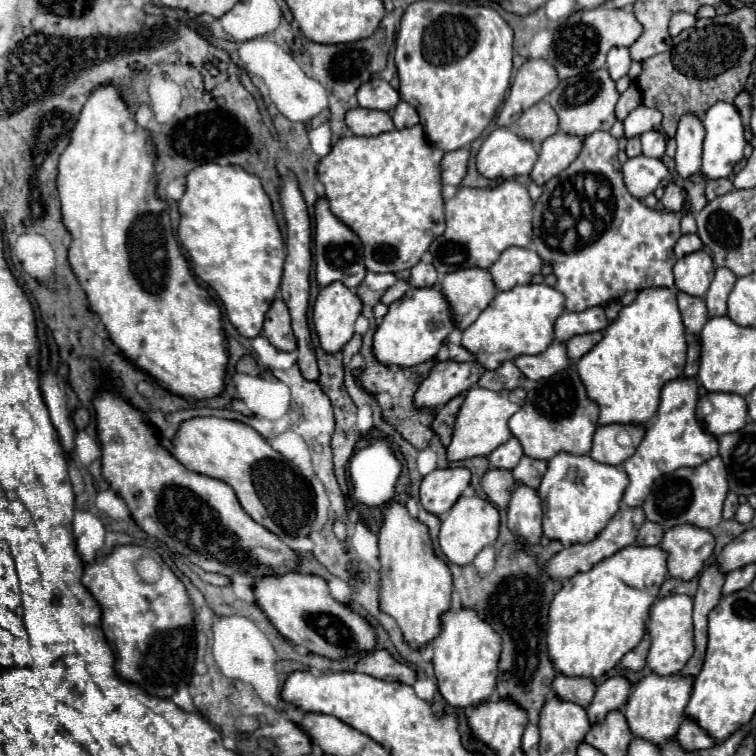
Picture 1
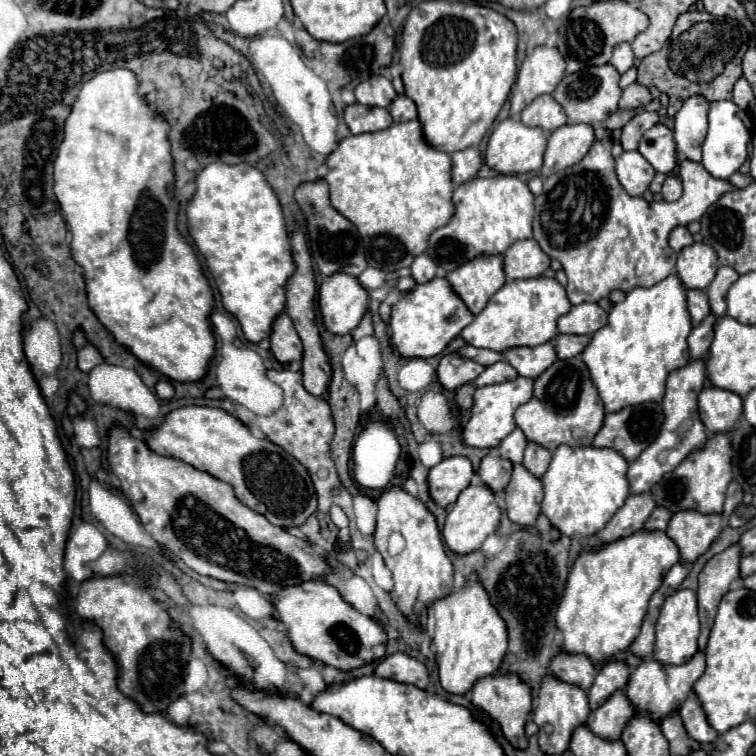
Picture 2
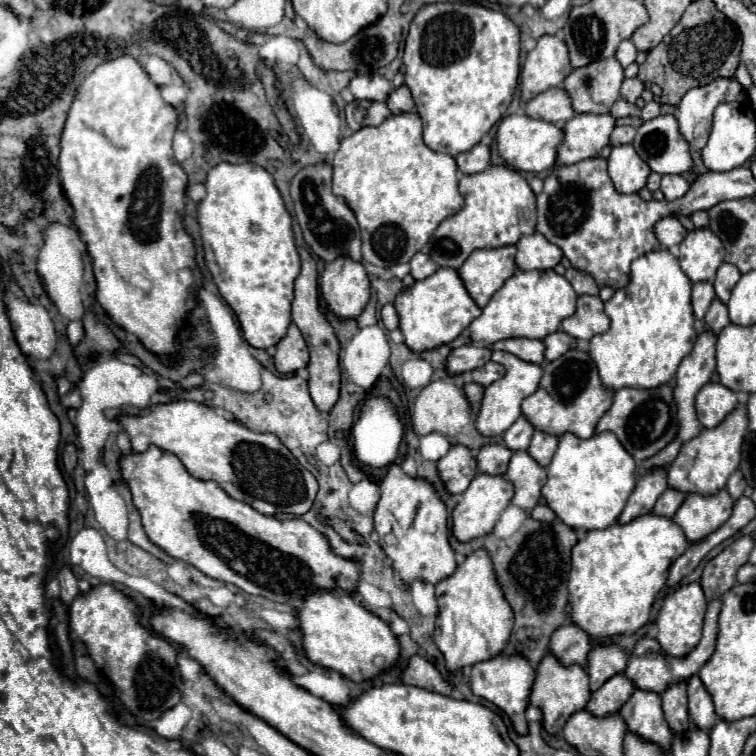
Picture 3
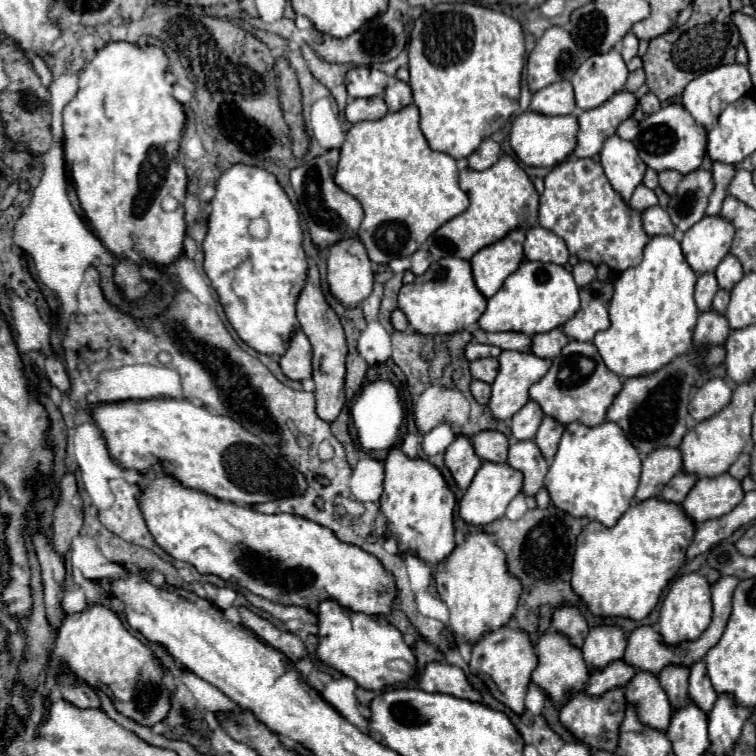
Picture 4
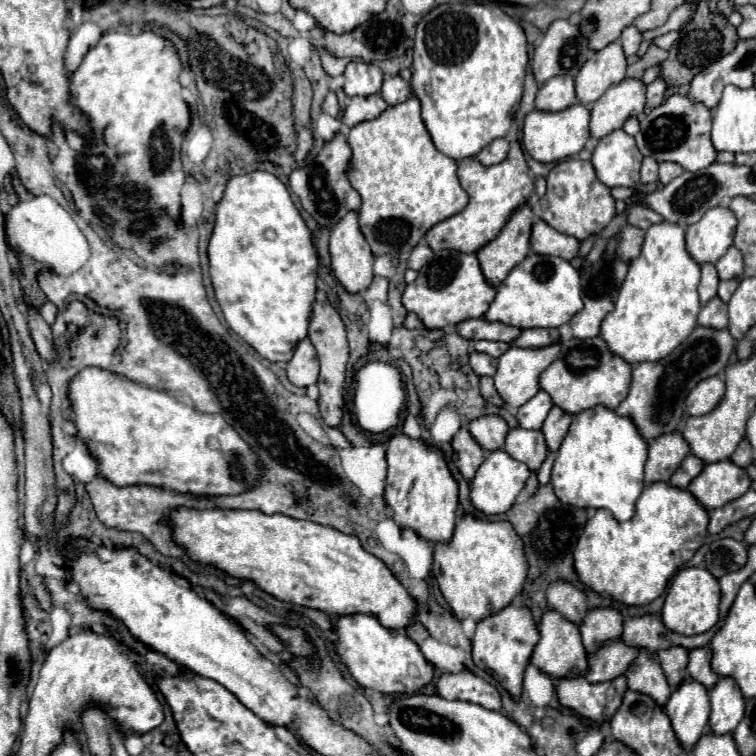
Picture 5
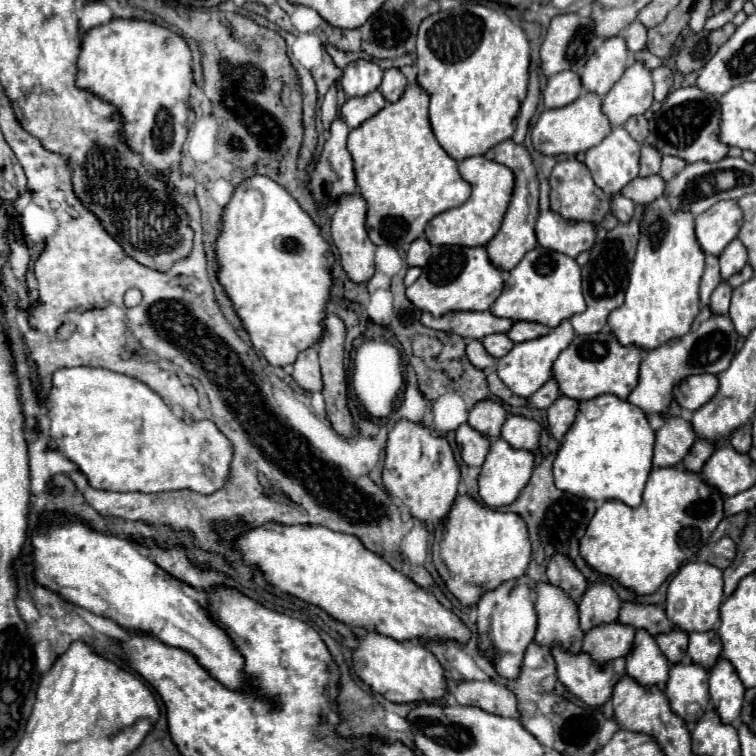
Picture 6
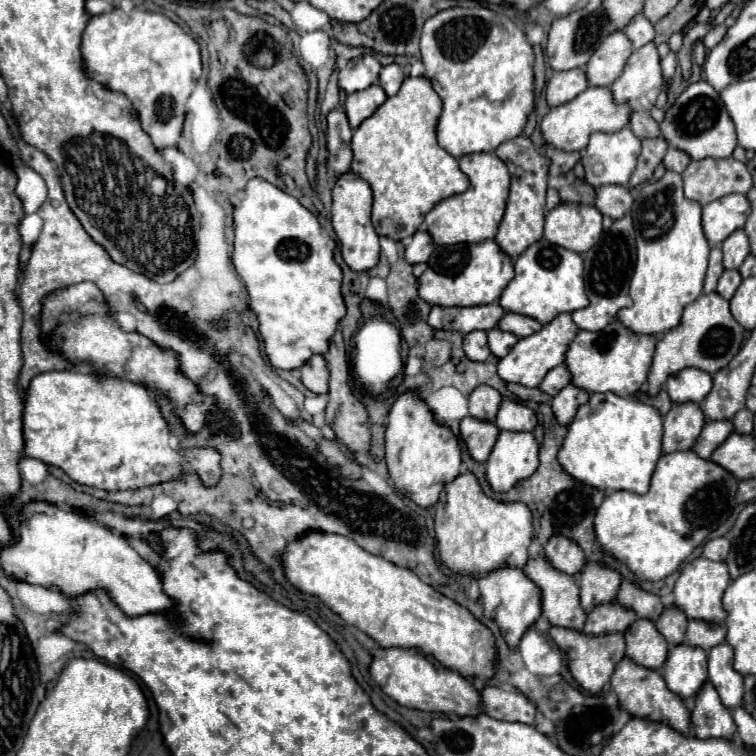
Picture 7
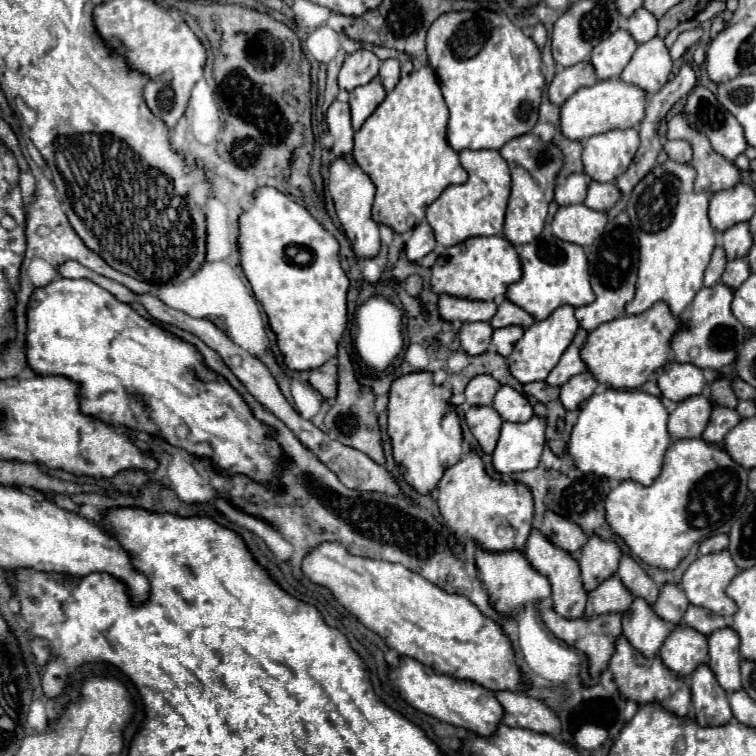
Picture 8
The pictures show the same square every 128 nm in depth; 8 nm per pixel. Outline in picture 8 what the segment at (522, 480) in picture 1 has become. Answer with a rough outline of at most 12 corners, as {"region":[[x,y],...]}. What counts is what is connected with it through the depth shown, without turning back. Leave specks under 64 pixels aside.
{"region":[[590,372],[572,376],[560,390],[566,408],[578,408],[594,394]]}

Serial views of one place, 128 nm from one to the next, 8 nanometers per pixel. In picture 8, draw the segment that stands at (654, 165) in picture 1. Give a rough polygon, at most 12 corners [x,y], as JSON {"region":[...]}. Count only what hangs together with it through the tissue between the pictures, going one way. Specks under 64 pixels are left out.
{"region":[[638,130],[584,140],[584,172],[614,182],[638,150]]}

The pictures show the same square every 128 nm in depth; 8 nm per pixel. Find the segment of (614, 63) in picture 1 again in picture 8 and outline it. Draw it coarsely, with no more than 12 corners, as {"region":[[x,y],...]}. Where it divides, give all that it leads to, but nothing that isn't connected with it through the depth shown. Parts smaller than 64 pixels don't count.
{"region":[[646,8],[626,18],[638,44],[656,36],[658,20]]}

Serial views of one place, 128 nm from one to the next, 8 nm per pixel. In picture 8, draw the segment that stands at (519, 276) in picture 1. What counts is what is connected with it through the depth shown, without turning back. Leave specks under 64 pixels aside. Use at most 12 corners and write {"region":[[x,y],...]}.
{"region":[[560,206],[552,232],[590,246],[608,224],[606,212]]}

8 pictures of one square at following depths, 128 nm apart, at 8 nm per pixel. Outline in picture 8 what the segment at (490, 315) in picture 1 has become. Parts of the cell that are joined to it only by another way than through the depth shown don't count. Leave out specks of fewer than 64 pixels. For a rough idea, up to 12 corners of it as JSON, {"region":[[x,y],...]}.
{"region":[[546,226],[508,288],[536,320],[596,300],[582,246]]}

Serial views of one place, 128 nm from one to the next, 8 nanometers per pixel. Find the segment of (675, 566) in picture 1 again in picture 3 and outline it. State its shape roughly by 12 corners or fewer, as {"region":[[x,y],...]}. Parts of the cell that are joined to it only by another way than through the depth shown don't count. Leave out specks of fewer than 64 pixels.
{"region":[[726,488],[688,494],[674,514],[688,542],[714,532],[732,514]]}

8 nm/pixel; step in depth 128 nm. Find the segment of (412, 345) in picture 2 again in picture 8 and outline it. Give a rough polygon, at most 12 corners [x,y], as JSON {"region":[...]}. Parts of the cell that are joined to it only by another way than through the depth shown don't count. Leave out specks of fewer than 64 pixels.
{"region":[[498,236],[442,248],[432,290],[470,300],[504,296],[522,278]]}

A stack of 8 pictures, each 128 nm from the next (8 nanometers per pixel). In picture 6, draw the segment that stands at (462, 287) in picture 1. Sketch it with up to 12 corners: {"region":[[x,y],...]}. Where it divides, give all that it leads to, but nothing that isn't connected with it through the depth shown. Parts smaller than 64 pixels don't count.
{"region":[[522,144],[484,154],[514,172],[514,194],[498,234],[486,244],[512,270],[536,240],[538,174]]}

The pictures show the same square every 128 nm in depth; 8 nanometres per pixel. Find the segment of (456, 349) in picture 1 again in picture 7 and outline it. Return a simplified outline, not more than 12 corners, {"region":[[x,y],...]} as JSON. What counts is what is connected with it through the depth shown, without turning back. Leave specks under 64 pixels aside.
{"region":[[568,312],[520,338],[498,364],[506,382],[540,386],[578,328]]}

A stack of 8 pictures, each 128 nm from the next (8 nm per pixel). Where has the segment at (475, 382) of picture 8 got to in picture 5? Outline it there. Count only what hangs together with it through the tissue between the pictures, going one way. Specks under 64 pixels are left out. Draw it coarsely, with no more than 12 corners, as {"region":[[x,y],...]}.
{"region":[[496,414],[474,418],[470,434],[484,450],[502,448],[508,424]]}

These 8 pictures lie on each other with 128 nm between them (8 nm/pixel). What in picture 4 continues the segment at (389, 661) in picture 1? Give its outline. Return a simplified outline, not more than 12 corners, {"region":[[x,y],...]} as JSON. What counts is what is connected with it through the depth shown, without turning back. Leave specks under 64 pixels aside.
{"region":[[432,662],[420,676],[424,692],[442,692],[470,702],[482,694],[462,668]]}

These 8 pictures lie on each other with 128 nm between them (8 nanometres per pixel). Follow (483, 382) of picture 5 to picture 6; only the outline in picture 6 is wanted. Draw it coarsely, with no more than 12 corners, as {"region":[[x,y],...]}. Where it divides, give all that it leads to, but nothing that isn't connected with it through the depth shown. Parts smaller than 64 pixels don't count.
{"region":[[488,368],[490,390],[510,406],[524,406],[528,400],[516,396],[496,374]]}

